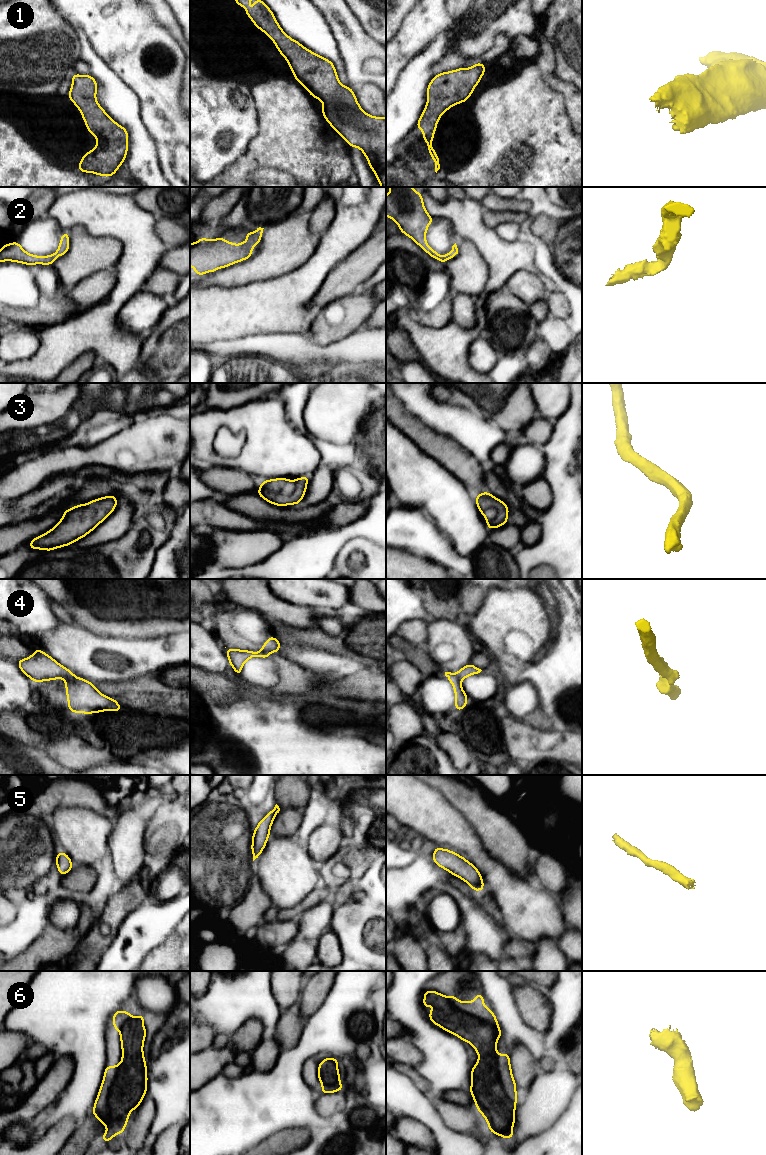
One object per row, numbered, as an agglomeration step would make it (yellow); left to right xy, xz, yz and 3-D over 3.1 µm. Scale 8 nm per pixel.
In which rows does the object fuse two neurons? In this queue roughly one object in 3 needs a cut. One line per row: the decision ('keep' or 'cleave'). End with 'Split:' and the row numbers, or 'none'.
1: keep
2: keep
3: keep
4: cleave
5: keep
6: keep
Split: 4

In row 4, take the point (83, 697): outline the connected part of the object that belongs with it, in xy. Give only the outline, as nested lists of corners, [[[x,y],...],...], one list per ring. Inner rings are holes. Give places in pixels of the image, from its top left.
[[[80,677],[65,681],[68,708],[74,713],[99,713],[102,711],[121,711],[123,708],[116,699],[99,692],[92,682]]]

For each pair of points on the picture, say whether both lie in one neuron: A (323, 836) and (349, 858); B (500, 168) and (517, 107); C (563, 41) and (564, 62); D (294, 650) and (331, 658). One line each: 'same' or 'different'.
A: different
B: same
C: same
D: same

